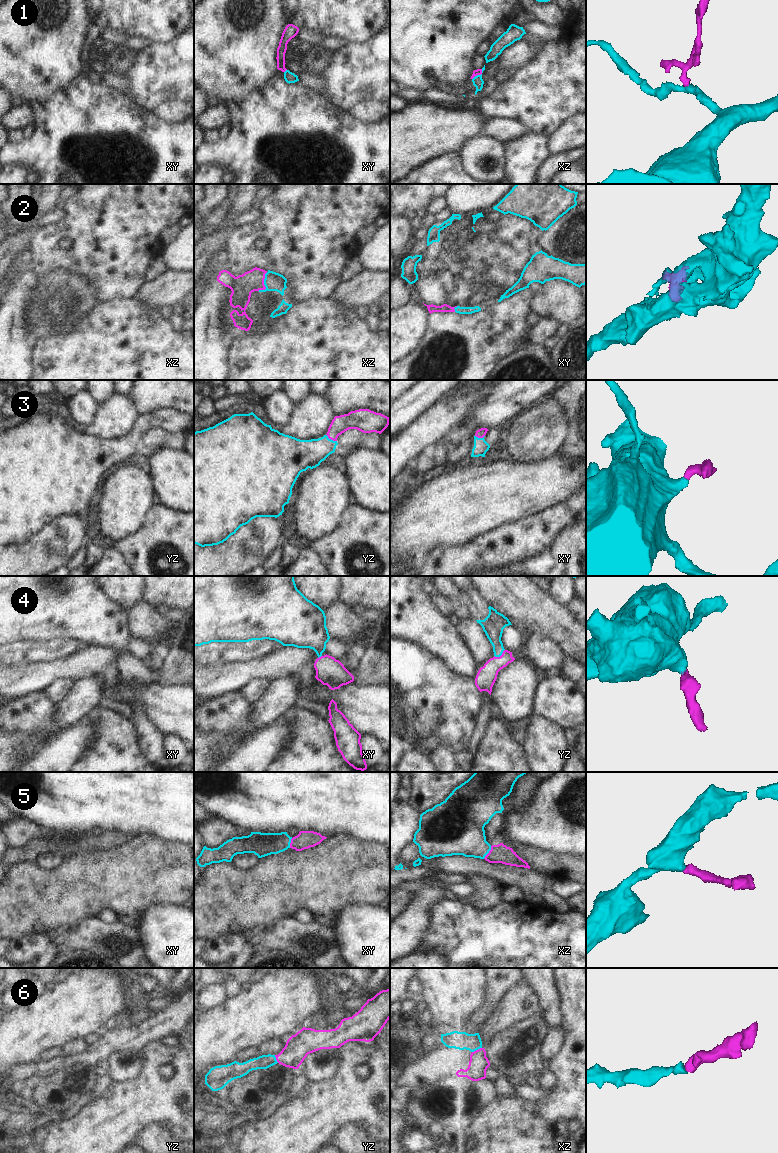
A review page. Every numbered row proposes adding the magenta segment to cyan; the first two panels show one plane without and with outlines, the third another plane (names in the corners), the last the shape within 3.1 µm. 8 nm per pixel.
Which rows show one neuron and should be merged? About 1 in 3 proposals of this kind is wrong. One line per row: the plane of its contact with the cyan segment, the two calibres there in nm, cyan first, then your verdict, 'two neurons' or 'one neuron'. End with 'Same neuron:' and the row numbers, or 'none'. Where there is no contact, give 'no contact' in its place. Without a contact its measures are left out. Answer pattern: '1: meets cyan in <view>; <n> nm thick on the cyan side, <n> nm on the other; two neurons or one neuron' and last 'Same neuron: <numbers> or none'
1: meets cyan in xz; 90 nm thick on the cyan side, 50 nm on the other; two neurons
2: meets cyan in xz; 150 nm thick on the cyan side, 180 nm on the other; two neurons
3: meets cyan in yz; 240 nm thick on the cyan side, 140 nm on the other; one neuron
4: meets cyan in yz; 170 nm thick on the cyan side, 160 nm on the other; one neuron
5: meets cyan in xz; 340 nm thick on the cyan side, 150 nm on the other; one neuron
6: meets cyan in xz; 140 nm thick on the cyan side, 160 nm on the other; one neuron
Same neuron: 3, 4, 5, 6

